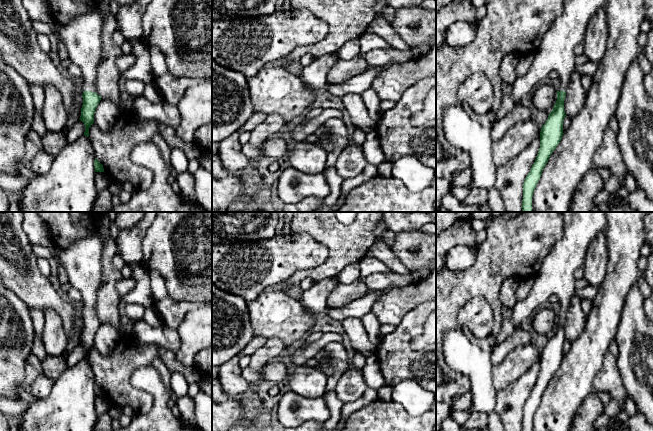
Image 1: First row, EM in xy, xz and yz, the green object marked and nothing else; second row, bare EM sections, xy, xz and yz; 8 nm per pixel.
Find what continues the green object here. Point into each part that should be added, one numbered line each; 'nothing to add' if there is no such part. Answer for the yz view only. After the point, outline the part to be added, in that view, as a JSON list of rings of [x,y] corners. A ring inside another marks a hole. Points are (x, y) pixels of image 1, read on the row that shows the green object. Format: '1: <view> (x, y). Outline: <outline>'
1: yz (556, 53). Outline: [[[563,0],[563,13],[558,16],[543,37],[526,75],[512,83],[515,104],[548,81],[552,71],[558,73],[557,91],[566,91],[575,68],[575,47],[584,43],[587,25],[607,0]]]

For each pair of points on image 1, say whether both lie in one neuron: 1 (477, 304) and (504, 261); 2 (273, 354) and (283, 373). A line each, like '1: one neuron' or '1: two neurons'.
1: two neurons
2: two neurons

